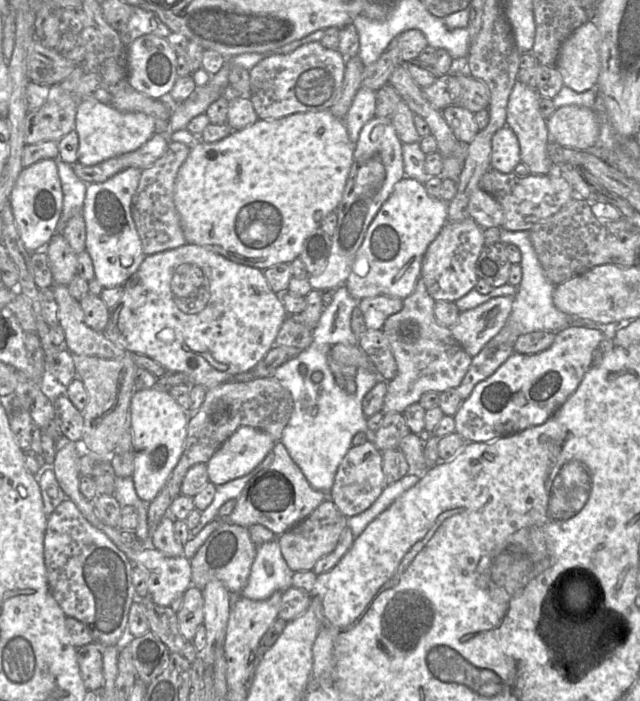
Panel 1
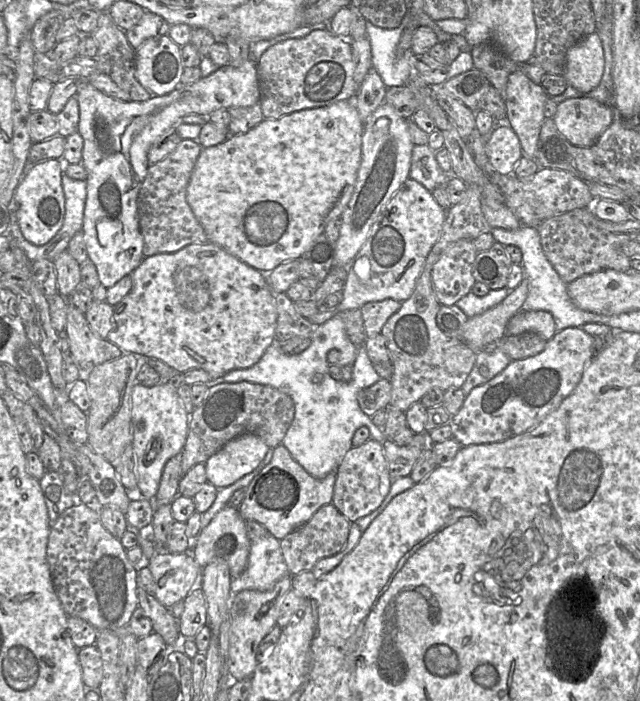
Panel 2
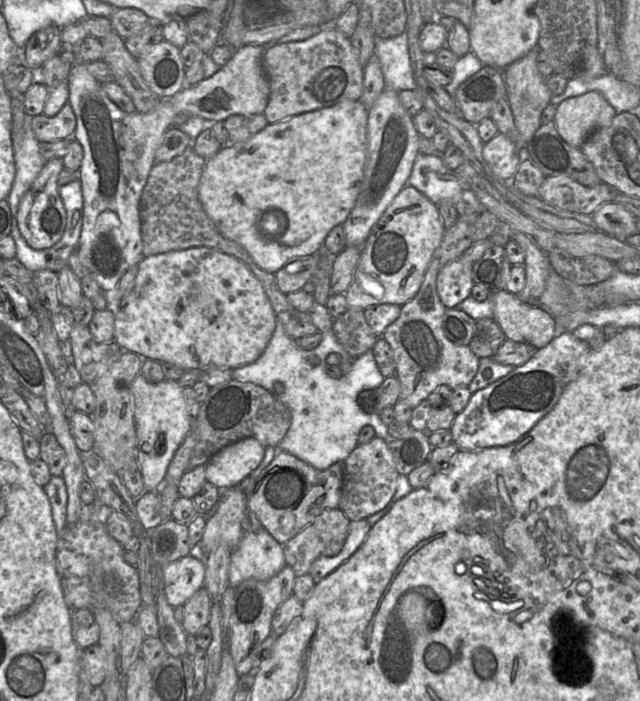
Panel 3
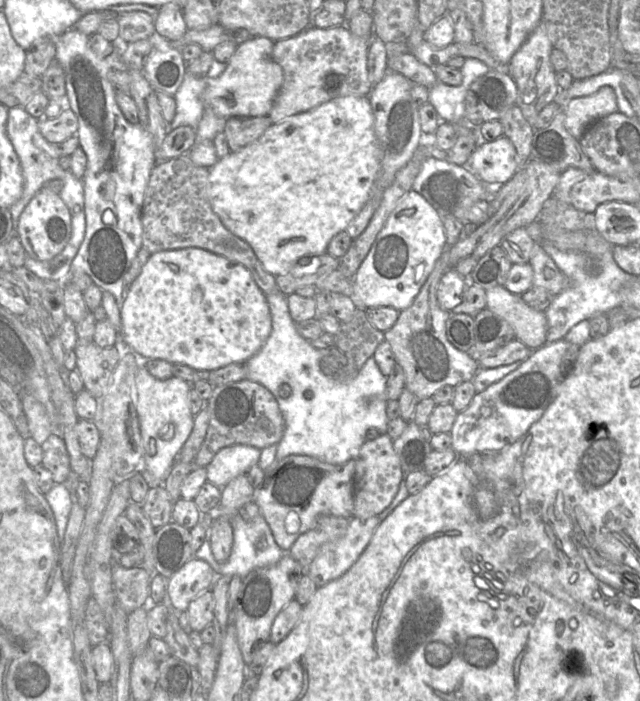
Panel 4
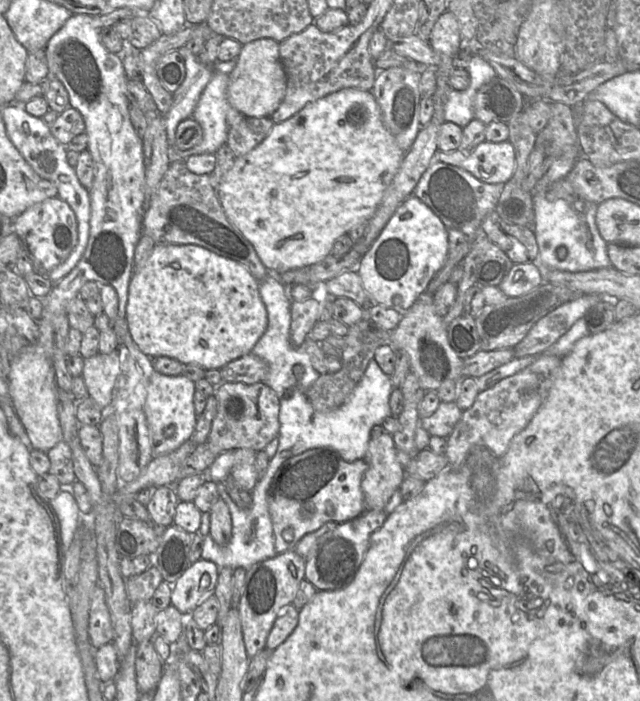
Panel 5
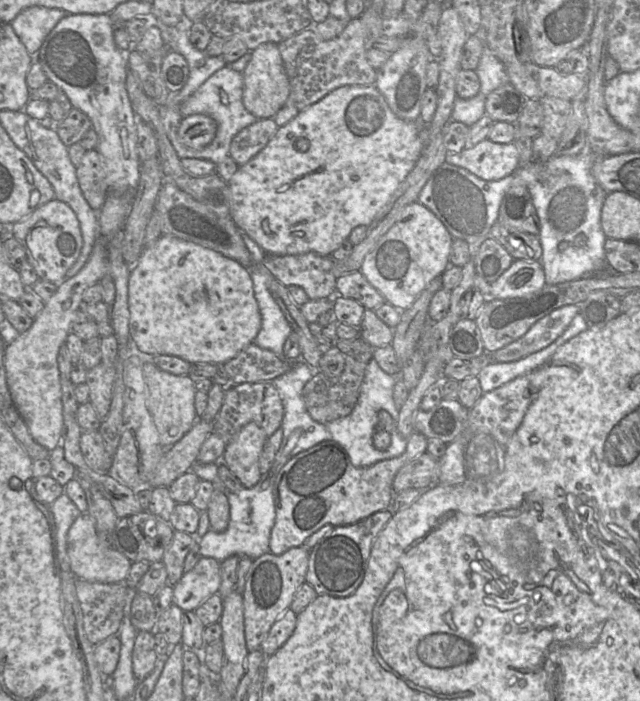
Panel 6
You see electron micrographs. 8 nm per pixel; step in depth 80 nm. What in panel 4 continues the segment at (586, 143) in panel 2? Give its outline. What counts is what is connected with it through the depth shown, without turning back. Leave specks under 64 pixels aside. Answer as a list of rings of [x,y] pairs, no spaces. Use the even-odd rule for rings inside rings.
[[[609,86],[601,87],[588,96],[575,97],[563,104],[565,127],[580,140],[596,120],[618,111],[616,95]]]

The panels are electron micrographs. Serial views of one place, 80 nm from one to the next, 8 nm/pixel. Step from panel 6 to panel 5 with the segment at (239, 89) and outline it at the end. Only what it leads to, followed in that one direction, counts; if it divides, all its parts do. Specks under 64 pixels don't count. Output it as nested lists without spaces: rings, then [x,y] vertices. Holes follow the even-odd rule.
[[[214,72],[192,115],[202,127],[202,141],[183,151],[175,146],[169,146],[169,162],[185,161],[190,155],[216,153],[221,145],[227,143],[229,128],[245,118],[227,100],[228,83],[229,74]]]

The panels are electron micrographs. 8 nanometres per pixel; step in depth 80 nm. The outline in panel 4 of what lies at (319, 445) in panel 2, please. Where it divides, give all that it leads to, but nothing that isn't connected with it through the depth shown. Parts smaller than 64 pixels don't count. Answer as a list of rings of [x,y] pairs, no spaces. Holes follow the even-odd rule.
[[[281,291],[267,294],[266,300],[272,317],[272,330],[263,347],[245,362],[245,366],[247,380],[263,385],[275,396],[285,420],[285,432],[277,444],[275,460],[281,460],[289,455],[307,455],[329,464],[355,460],[366,441],[366,432],[369,428],[376,428],[380,435],[387,433],[389,422],[385,398],[387,377],[381,373],[374,356],[365,362],[358,375],[348,383],[341,383],[325,375],[321,371],[320,363],[325,356],[330,355],[330,348],[317,349],[297,332],[285,294]],[[283,384],[288,384],[292,389],[288,398],[280,396],[280,387]]]

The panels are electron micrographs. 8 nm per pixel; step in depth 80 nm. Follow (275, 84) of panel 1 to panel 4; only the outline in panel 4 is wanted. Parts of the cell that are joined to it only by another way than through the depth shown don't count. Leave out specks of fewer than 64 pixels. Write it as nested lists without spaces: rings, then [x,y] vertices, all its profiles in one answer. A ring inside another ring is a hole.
[[[340,25],[326,29],[309,26],[294,37],[276,41],[272,58],[281,66],[284,80],[268,114],[272,123],[281,122],[292,115],[311,110],[337,97],[369,96],[373,85],[370,81],[367,62],[368,48],[372,38],[373,35],[358,37],[352,34],[346,25]]]

